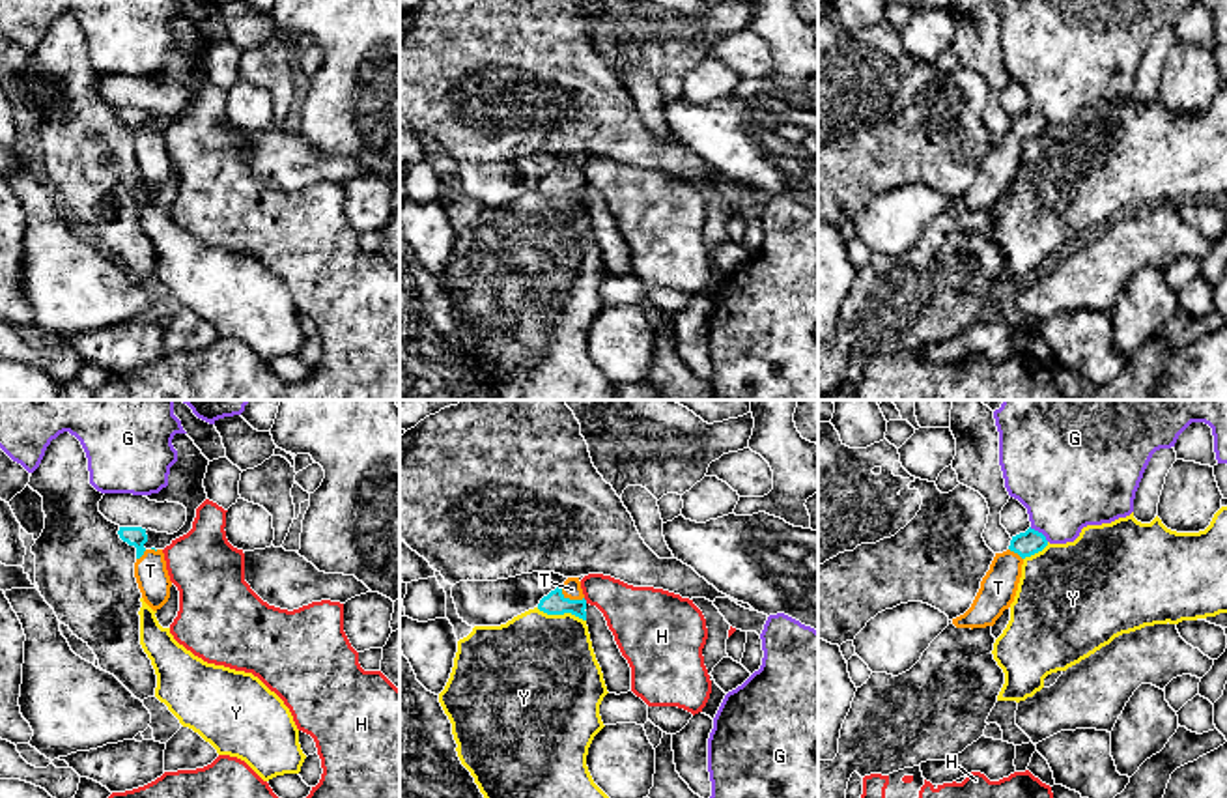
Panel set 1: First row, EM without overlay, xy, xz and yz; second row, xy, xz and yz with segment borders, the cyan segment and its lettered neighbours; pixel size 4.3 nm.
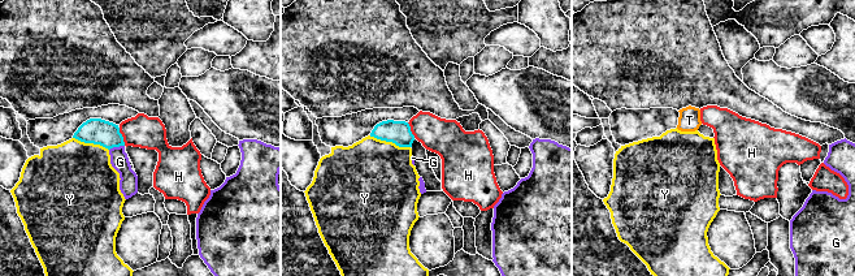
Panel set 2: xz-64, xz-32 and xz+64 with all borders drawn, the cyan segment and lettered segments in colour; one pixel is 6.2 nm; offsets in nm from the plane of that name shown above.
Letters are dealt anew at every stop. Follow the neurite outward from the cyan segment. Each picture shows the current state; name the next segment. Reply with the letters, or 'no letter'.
T

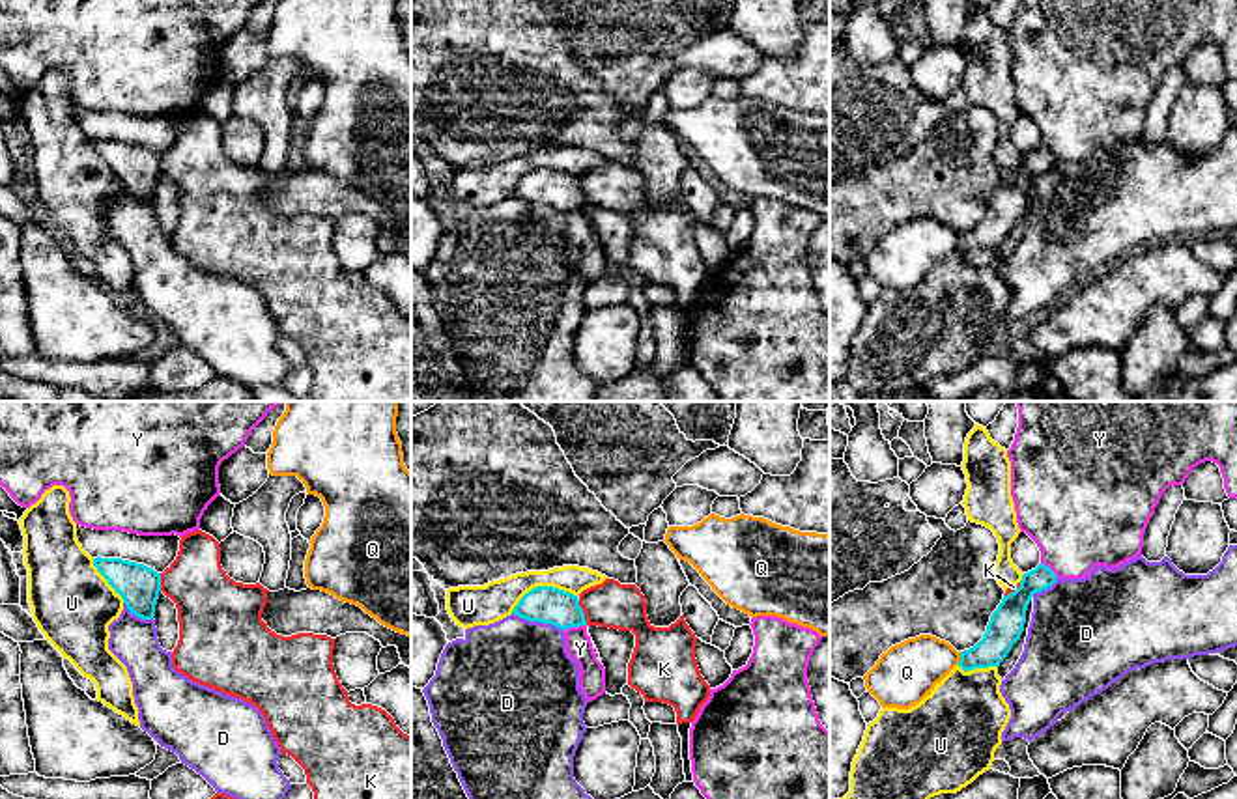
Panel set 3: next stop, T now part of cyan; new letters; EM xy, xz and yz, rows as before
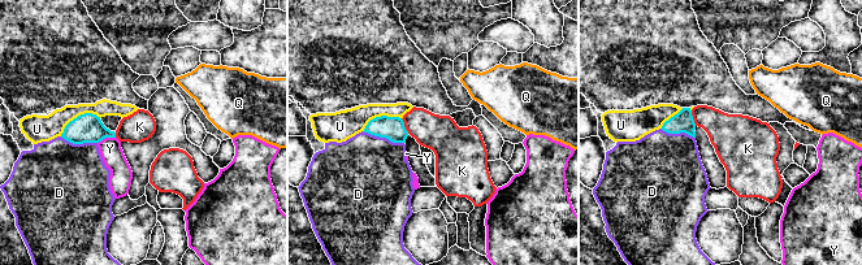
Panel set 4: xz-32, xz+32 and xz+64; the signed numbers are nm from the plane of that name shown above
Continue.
no letter

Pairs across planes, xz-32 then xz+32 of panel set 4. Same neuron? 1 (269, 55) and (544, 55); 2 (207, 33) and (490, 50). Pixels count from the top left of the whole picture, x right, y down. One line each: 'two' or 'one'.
1: one
2: two

